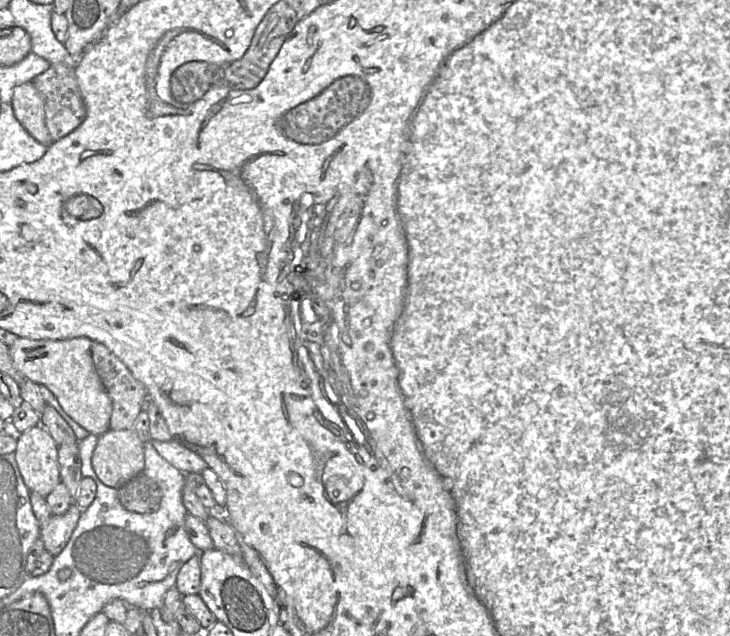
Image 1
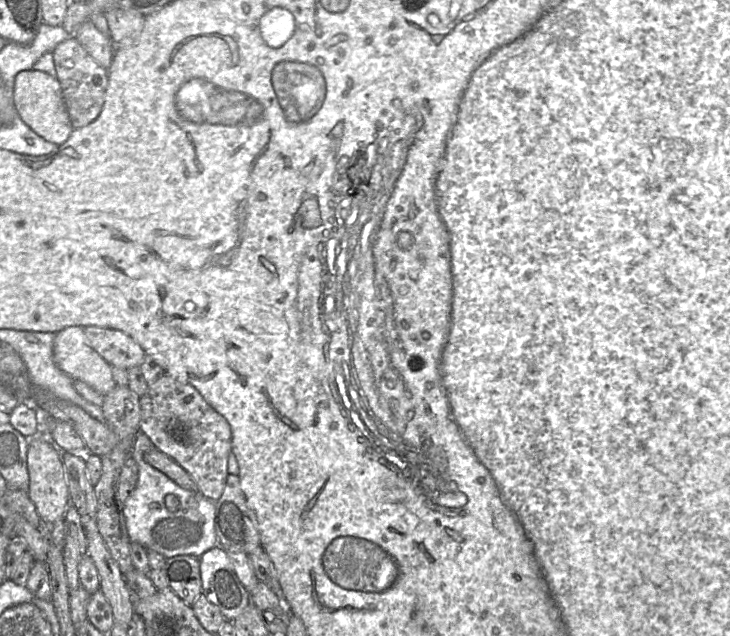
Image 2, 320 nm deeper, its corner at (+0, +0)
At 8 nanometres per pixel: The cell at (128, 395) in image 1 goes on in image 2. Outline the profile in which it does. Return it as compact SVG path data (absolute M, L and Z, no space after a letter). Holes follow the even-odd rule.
M97 326L84 330L90 347L112 367L128 370L143 364L146 352L126 333Z

